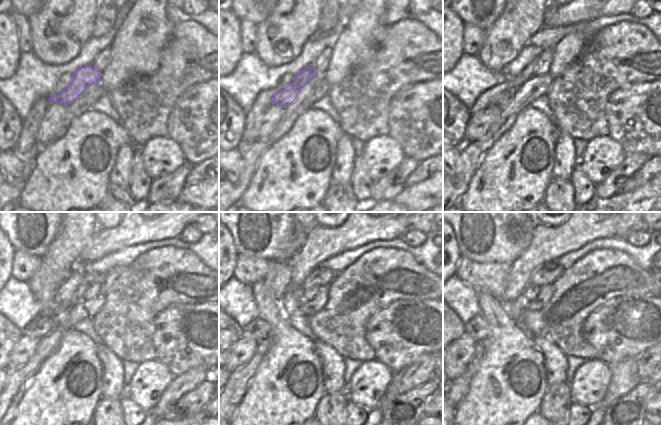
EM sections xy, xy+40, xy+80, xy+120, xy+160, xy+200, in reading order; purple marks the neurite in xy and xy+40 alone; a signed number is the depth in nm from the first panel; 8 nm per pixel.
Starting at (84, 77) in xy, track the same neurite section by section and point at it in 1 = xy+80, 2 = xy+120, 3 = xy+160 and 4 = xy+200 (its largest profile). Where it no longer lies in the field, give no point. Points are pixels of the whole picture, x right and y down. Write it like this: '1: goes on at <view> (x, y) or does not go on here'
1: goes on at xy+80 (502, 100)
2: goes on at xy+120 (40, 326)
3: goes on at xy+160 (259, 329)
4: goes on at xy+200 (477, 328)

